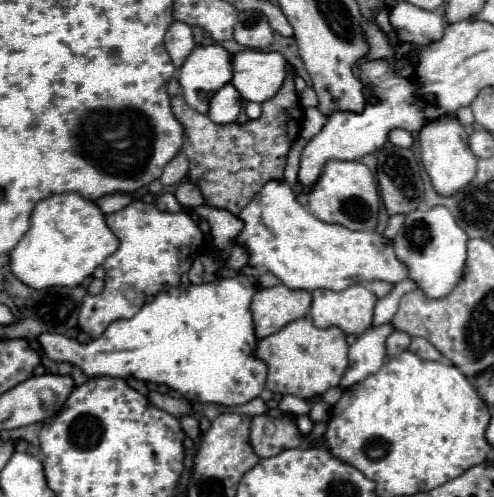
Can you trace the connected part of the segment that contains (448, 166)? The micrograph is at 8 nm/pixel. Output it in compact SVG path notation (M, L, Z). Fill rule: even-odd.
M446 115L446 119L438 119L438 123L426 123L426 127L418 131L418 143L422 165L428 171L432 185L440 195L454 195L474 179L478 157L470 151L468 133L460 125L456 115Z

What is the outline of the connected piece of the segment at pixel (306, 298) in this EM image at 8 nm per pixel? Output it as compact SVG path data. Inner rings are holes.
M286 285L258 289L252 299L256 337L264 339L266 335L280 331L286 323L306 317L306 313L310 311L310 303L310 291L288 289Z

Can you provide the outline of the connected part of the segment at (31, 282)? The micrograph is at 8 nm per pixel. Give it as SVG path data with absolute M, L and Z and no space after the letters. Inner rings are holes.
M78 193L52 195L36 205L28 233L10 253L10 267L12 273L32 289L54 285L76 287L116 249L118 237L106 227L106 215L94 201L82 199Z

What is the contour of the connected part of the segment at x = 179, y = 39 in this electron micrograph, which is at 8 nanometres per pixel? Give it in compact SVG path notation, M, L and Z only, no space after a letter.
M174 21L170 25L170 29L166 31L164 45L166 45L166 51L170 53L172 63L176 67L182 67L182 63L186 61L186 57L190 55L190 51L196 47L196 43L192 39L192 29L186 23Z

